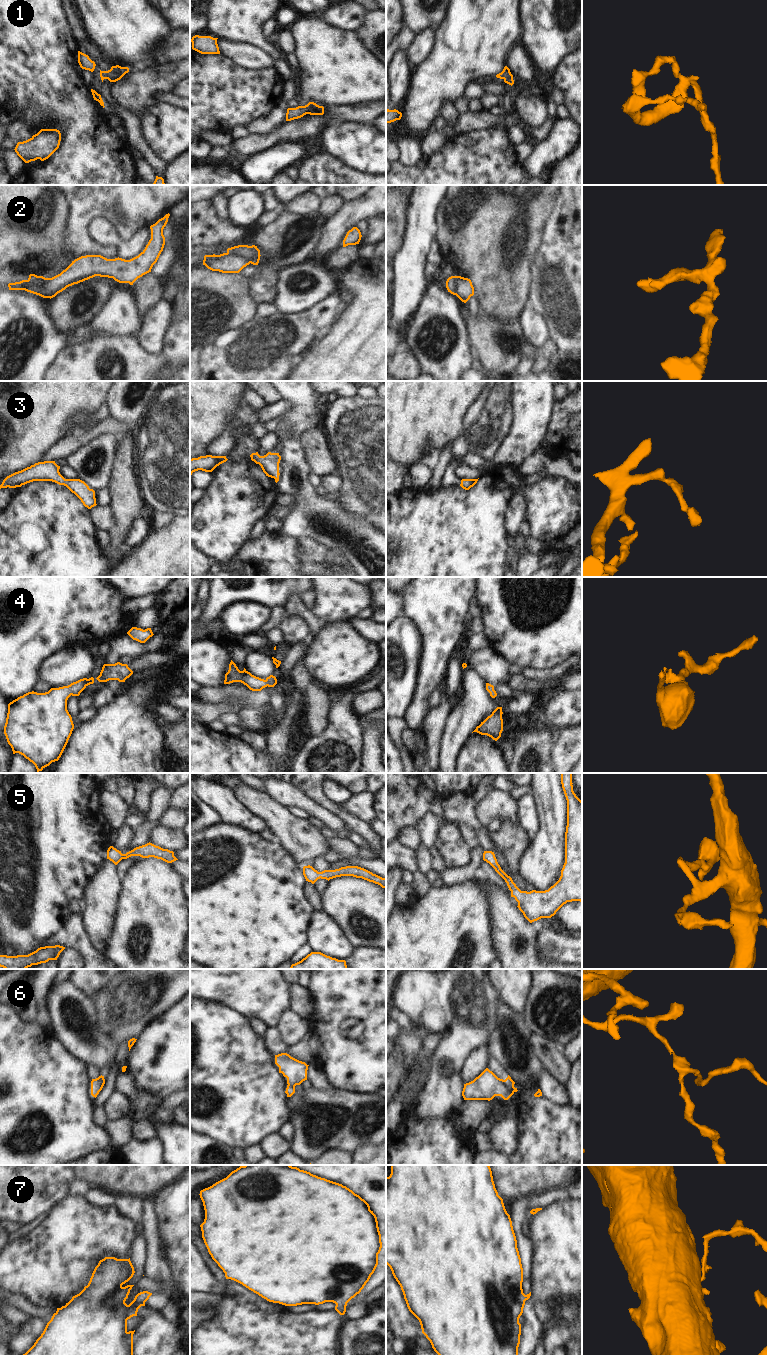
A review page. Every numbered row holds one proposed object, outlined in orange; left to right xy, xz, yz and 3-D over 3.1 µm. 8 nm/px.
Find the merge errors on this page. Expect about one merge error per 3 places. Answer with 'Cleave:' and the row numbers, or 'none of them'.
Cleave: 2, 6

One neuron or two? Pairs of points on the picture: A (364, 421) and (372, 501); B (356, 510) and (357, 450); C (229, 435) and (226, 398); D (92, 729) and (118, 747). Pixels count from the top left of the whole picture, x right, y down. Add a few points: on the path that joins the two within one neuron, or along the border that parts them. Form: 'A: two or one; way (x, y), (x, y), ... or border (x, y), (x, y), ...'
A: one; way (370, 441), (372, 443), (372, 481)
B: one; way (356, 495), (357, 465)
C: two; border (233, 427), (224, 430), (209, 442)
D: one; way (98, 735), (112, 747)

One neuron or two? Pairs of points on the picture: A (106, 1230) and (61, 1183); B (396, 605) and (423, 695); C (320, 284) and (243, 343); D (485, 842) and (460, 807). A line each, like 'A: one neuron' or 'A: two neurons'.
A: two neurons
B: two neurons
C: two neurons
D: one neuron

